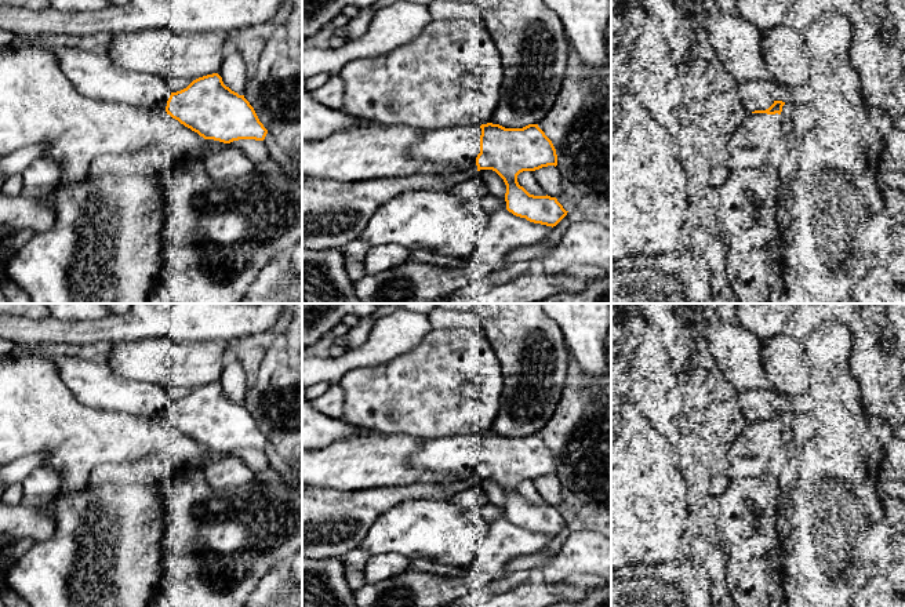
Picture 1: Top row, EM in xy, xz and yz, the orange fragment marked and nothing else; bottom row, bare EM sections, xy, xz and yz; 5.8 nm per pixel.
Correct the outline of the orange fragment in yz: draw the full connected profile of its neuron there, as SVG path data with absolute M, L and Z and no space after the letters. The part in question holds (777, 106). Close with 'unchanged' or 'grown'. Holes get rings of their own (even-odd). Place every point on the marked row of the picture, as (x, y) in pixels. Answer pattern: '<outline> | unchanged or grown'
M752 83L739 87L739 94L746 113L781 115L782 106L789 102L788 92L773 83Z | grown

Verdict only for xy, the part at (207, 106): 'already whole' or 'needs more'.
needs more

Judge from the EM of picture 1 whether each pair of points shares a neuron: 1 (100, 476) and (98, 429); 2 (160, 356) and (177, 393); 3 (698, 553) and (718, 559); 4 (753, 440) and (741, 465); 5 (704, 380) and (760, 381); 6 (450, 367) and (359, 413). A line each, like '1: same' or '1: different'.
1: different
2: different
3: different
4: same
5: different
6: same

